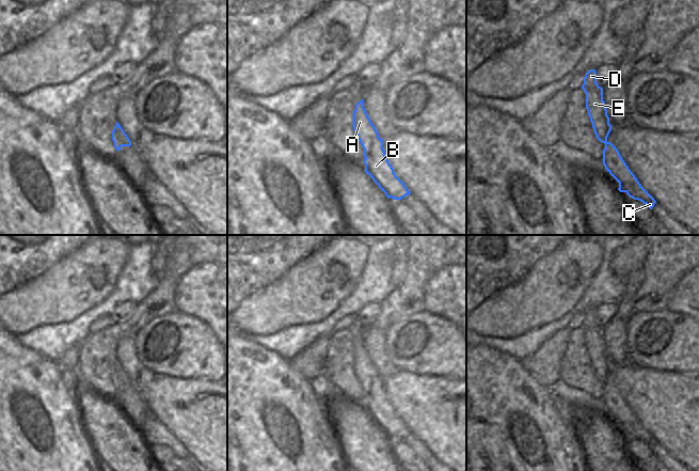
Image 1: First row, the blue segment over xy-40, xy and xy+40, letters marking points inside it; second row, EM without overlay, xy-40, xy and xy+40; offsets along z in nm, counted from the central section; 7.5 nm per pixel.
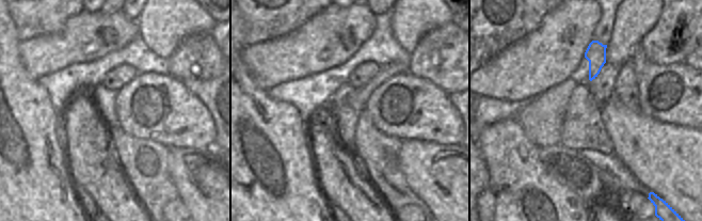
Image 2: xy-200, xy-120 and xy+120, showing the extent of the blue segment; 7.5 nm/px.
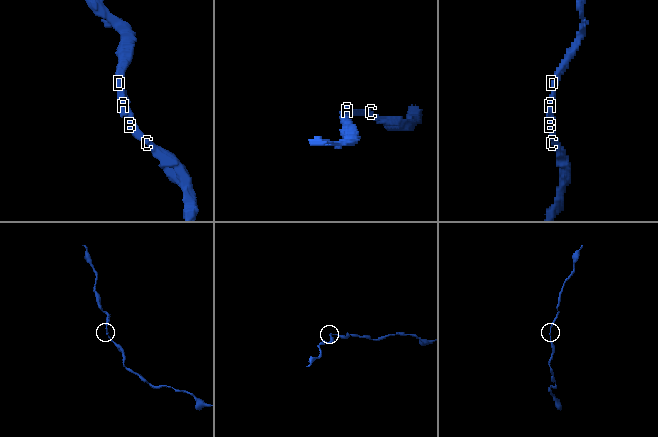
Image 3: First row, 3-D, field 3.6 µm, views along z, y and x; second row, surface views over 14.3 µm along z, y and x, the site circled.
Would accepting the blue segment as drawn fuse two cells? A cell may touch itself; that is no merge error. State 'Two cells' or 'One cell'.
One cell

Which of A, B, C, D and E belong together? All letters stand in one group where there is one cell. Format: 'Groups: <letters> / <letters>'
Groups: A B C D E

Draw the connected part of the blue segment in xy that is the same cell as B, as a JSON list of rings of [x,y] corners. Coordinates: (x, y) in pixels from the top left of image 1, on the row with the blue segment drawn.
[[[361,99],[355,105],[353,111],[353,130],[364,150],[364,171],[385,193],[387,199],[401,200],[410,194],[411,192],[394,173],[394,169],[385,156],[383,140],[379,138],[375,126],[364,109],[364,99]]]

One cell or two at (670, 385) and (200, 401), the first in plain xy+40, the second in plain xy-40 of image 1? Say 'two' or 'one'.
one

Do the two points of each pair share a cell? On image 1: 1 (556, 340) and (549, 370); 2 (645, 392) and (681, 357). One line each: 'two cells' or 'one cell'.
1: one cell
2: two cells

